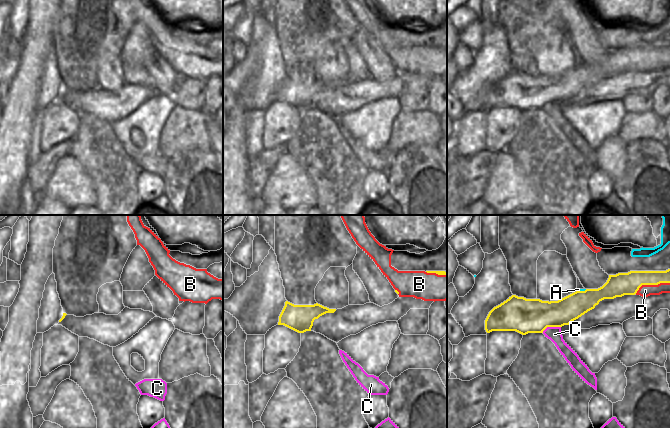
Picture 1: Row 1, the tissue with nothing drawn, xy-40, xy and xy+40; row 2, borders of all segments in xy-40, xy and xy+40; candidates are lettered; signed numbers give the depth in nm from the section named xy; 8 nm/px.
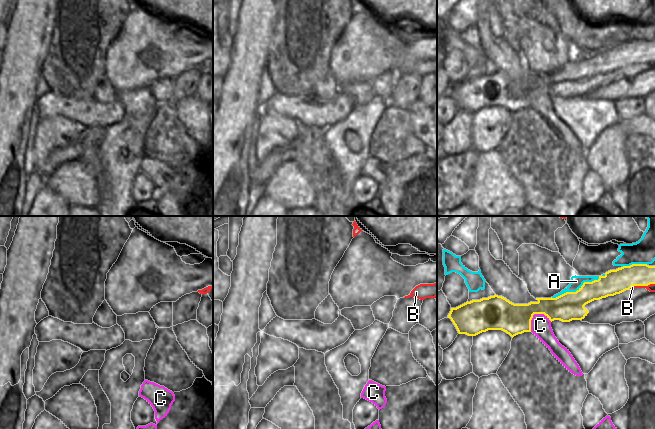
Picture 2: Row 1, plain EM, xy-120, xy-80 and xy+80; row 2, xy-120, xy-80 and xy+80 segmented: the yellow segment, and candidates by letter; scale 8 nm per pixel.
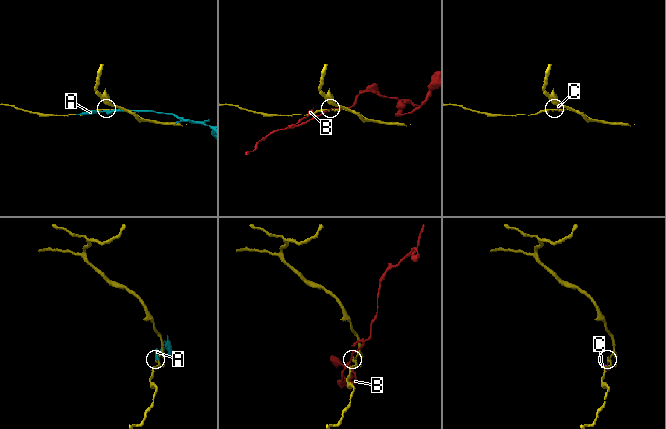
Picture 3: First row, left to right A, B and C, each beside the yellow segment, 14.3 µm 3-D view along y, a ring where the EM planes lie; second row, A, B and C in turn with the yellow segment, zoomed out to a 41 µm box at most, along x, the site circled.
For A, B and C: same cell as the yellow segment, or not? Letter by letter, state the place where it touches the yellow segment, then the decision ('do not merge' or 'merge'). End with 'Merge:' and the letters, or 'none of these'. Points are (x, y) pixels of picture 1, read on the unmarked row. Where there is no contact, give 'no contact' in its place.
A: xy+40 (581, 67) | do not merge
B: xy+40 (651, 60) | do not merge
C: xy+40 (551, 102) | do not merge
Merge: none of these

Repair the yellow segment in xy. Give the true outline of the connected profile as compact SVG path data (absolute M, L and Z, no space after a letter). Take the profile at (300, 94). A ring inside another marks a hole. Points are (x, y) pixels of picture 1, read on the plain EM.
M286 77L279 92L278 101L284 101L298 109L304 109L311 107L315 95L335 87L336 85L329 85L318 79L314 81L294 81Z

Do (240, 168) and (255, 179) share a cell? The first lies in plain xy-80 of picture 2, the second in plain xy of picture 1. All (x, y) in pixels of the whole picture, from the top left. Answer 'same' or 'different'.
different

